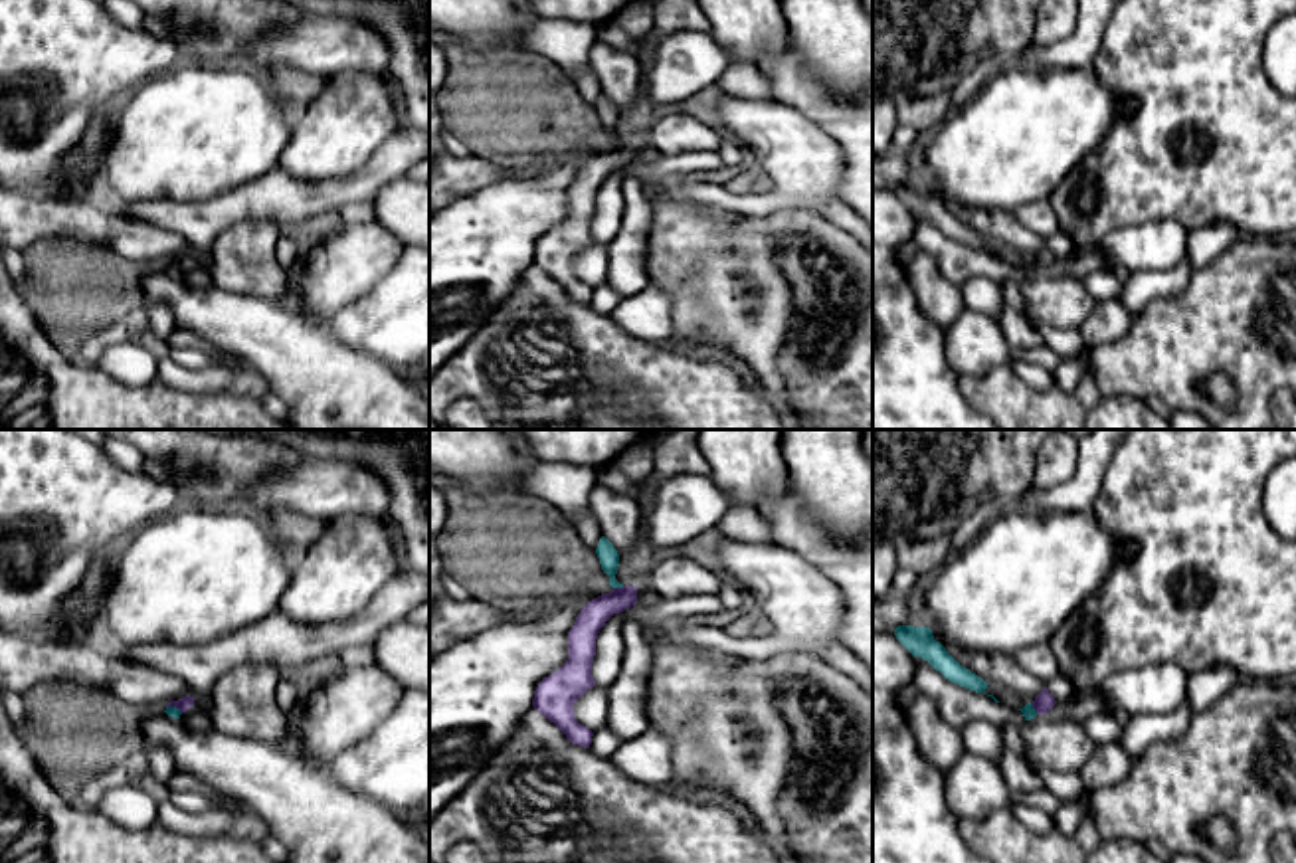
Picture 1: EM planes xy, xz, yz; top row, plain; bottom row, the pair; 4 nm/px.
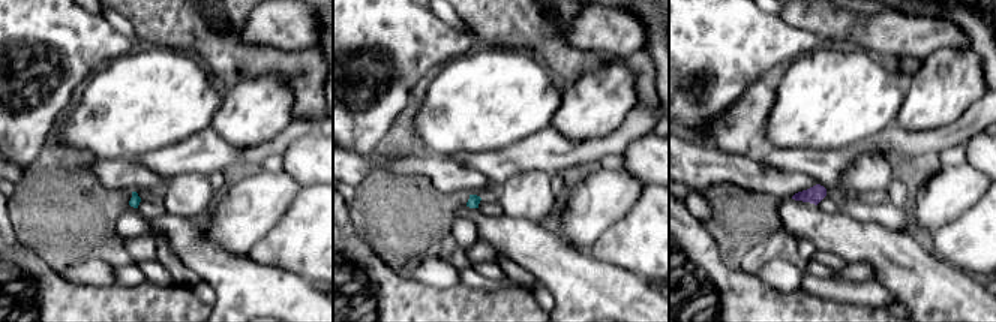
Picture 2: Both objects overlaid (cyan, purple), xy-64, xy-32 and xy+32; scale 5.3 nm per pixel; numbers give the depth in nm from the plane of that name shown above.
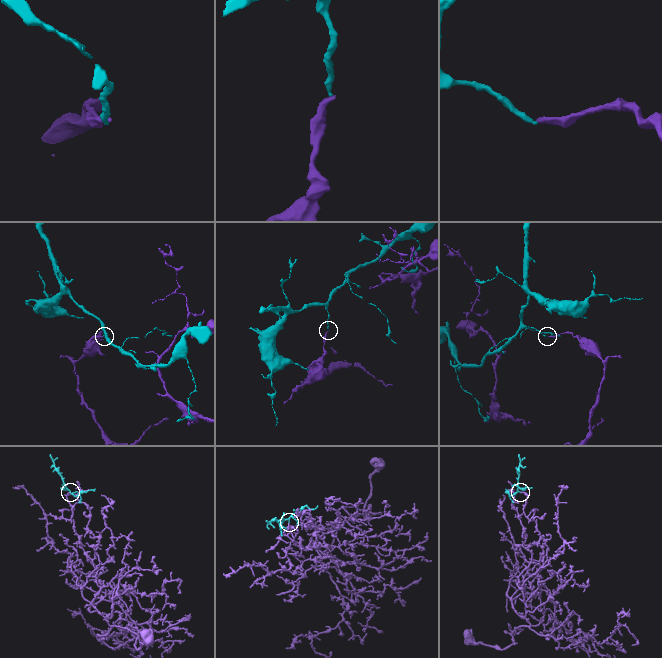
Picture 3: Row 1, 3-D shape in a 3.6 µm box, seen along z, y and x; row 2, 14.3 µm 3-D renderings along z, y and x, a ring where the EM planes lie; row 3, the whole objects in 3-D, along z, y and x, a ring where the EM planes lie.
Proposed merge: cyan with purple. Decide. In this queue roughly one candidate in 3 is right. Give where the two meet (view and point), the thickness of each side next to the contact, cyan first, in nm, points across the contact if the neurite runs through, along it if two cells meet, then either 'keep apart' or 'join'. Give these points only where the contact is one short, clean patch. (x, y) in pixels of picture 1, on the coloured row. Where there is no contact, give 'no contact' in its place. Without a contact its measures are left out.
meets cyan in xz at (618, 586); 80 nm thick on the cyan side, 120 nm on the other; border along xz (624, 586), (614, 588); keep apart

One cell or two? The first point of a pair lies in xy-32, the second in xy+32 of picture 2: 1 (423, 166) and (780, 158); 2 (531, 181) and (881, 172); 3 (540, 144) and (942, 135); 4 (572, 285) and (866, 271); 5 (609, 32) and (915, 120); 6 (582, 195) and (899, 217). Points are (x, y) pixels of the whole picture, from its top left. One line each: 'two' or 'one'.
1: two
2: one
3: one
4: two
5: two
6: two

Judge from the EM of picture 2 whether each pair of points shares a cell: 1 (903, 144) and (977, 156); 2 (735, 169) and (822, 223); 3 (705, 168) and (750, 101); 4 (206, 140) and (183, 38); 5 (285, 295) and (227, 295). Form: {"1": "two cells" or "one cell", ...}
{"1": "two cells", "2": "two cells", "3": "two cells", "4": "two cells", "5": "one cell"}

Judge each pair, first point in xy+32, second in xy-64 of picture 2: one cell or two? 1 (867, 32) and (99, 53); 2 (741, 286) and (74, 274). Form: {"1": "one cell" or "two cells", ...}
{"1": "two cells", "2": "two cells"}

